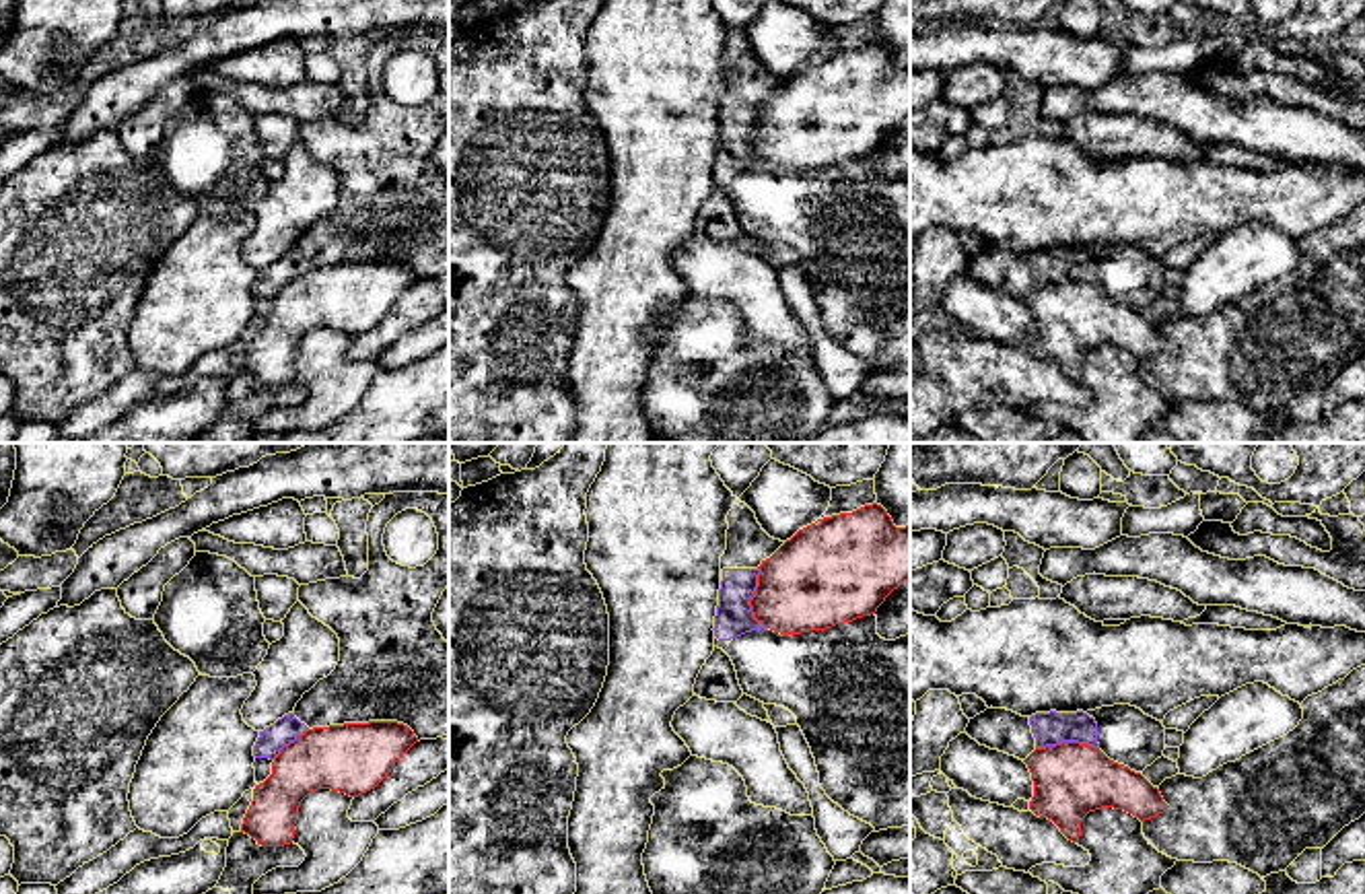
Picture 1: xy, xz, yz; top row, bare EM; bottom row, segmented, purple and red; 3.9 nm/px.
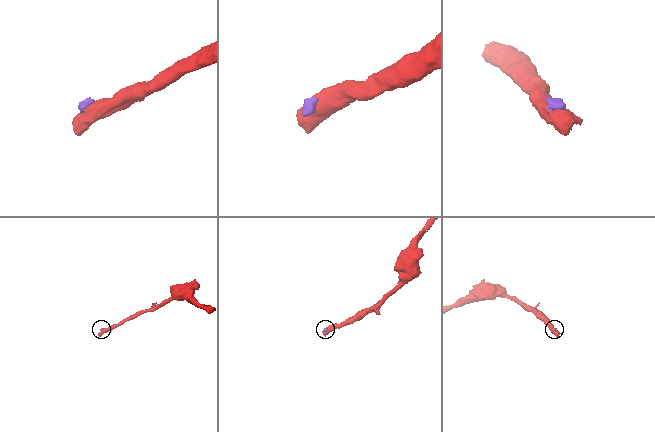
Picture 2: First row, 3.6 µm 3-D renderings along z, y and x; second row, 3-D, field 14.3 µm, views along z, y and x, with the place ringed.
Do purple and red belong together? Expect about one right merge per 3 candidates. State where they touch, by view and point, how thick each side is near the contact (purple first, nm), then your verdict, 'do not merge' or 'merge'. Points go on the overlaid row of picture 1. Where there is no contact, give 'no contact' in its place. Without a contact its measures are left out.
yz (1067, 740) | 130/300 nm | do not merge

